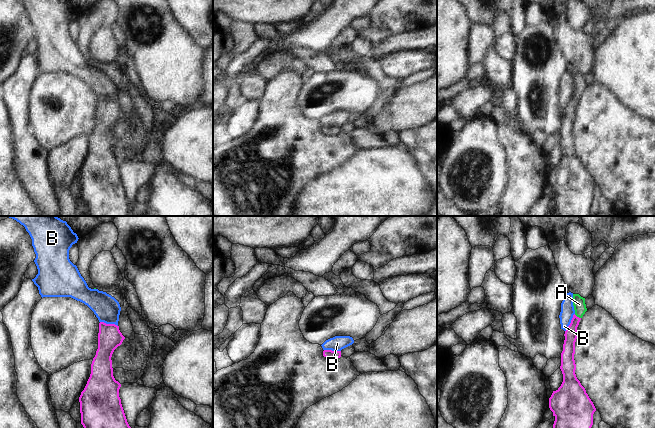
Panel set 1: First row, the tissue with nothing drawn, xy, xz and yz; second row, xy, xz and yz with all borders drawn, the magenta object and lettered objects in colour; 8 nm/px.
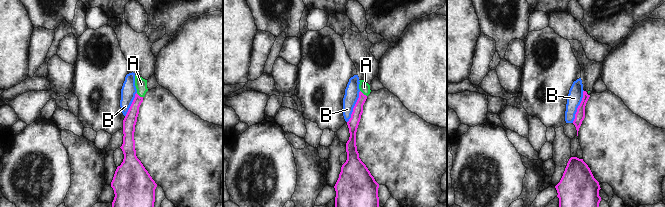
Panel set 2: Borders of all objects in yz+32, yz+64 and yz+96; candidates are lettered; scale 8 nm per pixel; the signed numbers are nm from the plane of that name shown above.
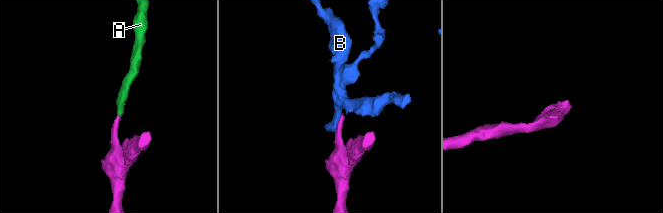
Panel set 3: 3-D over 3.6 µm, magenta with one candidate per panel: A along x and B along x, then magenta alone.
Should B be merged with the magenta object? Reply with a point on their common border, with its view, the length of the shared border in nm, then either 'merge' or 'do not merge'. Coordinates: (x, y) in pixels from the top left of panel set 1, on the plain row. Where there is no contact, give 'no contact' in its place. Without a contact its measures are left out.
contact xy (109, 100); length 150 nm; do not merge

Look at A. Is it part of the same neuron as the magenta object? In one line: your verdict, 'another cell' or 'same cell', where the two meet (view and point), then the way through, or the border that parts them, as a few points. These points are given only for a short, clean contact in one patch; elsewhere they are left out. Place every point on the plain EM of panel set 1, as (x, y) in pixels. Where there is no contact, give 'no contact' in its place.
same cell; meets magenta in yz at (576, 92); runs through yz (570, 110), (576, 92), (579, 80)

